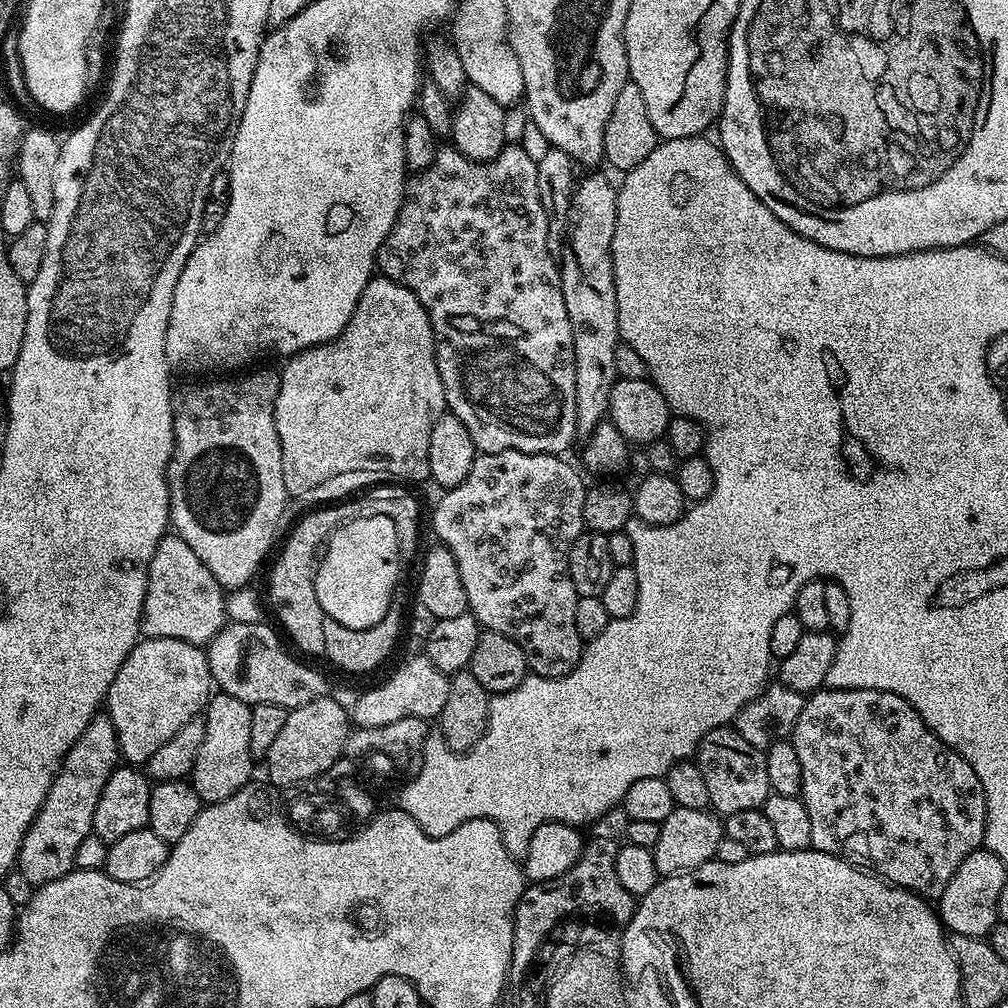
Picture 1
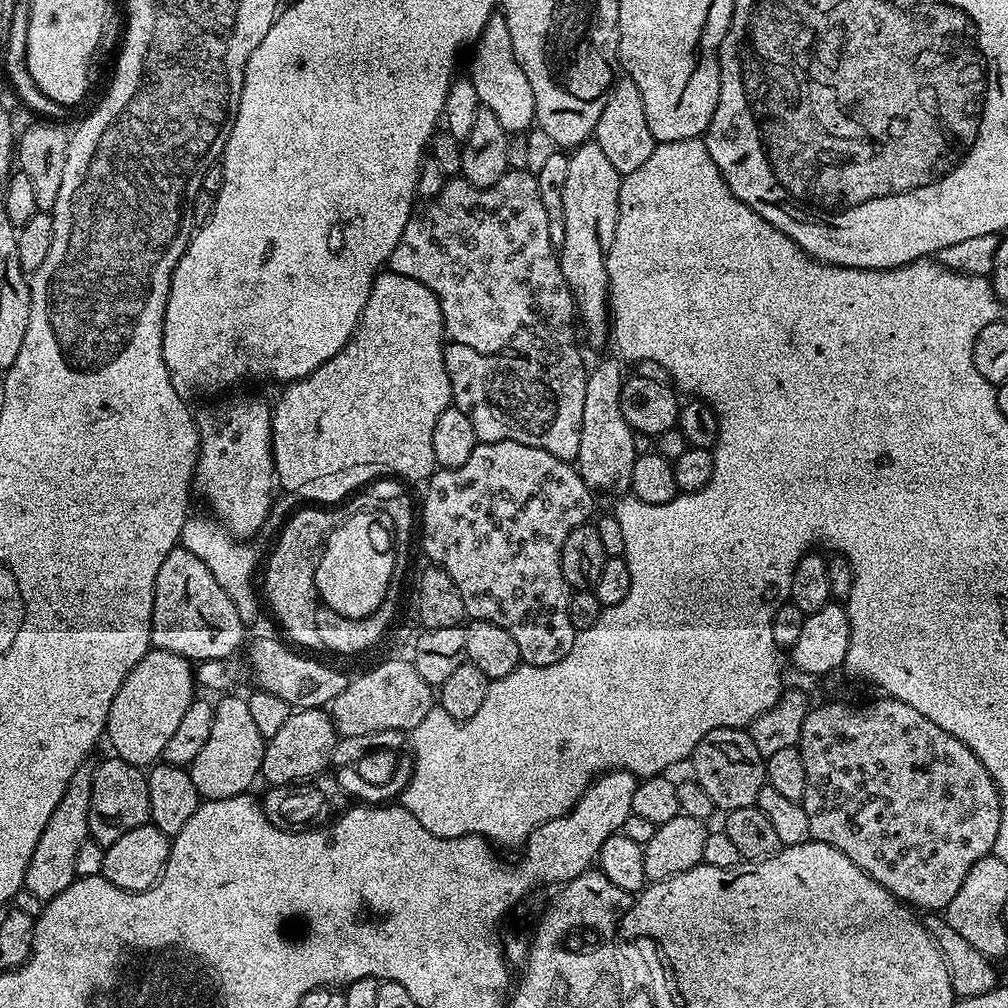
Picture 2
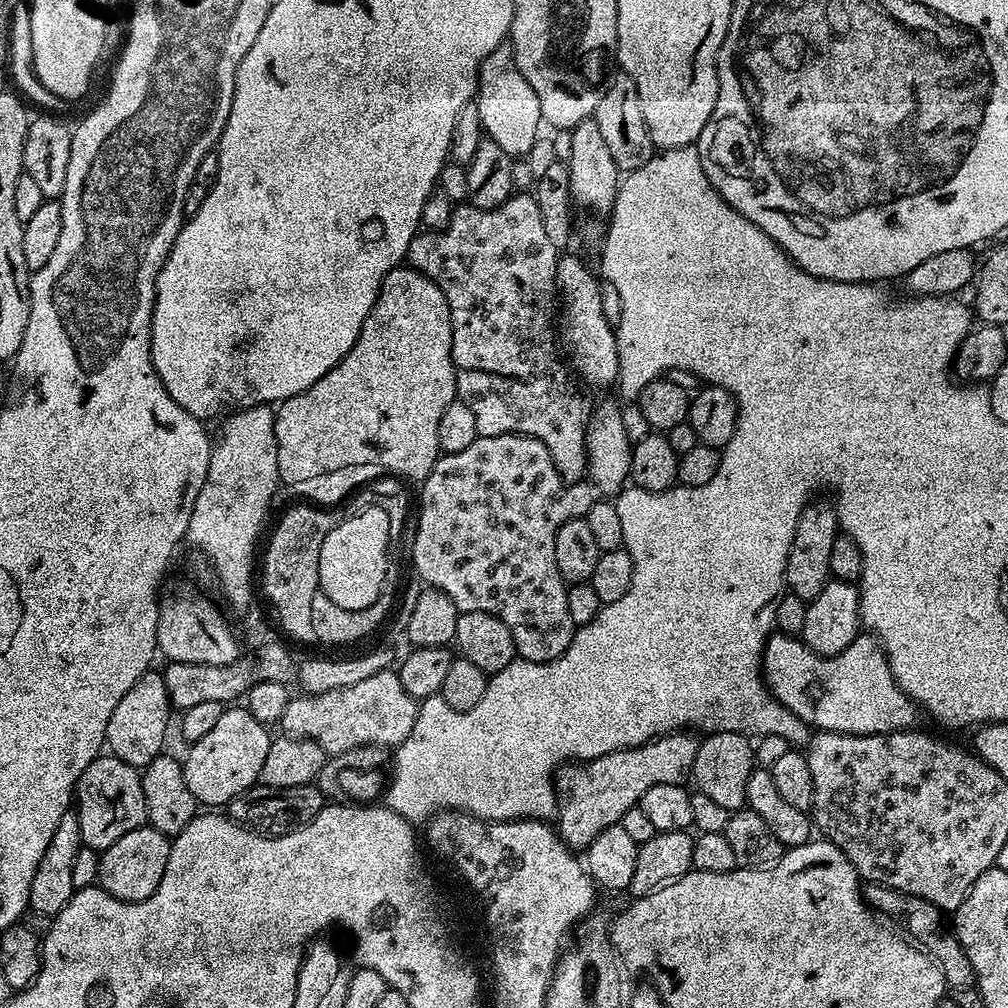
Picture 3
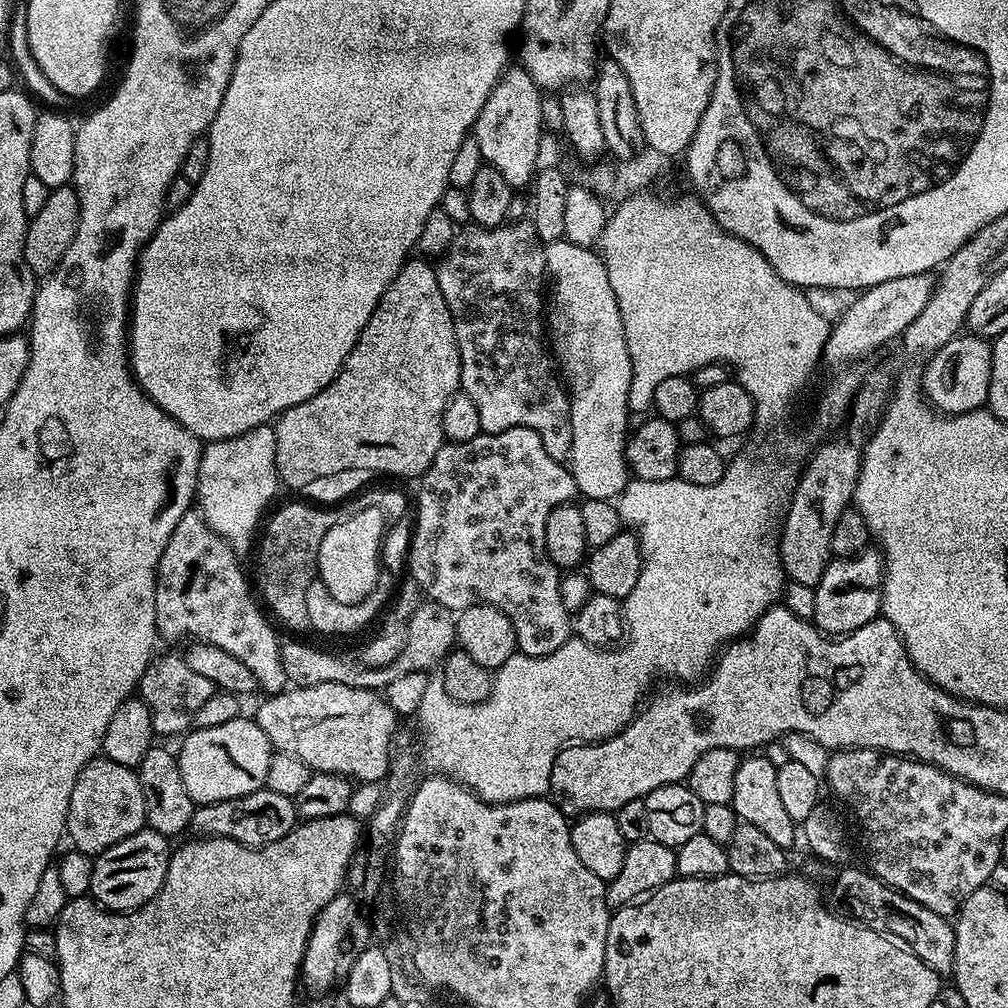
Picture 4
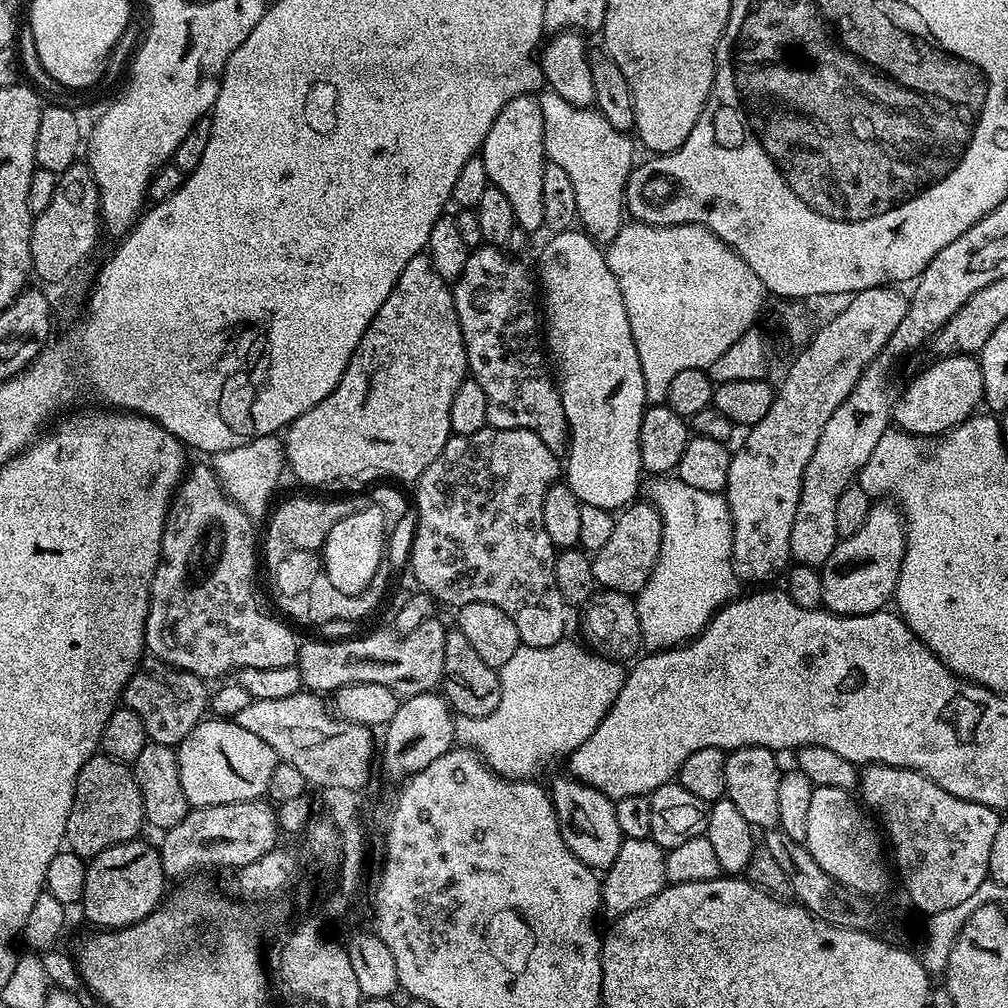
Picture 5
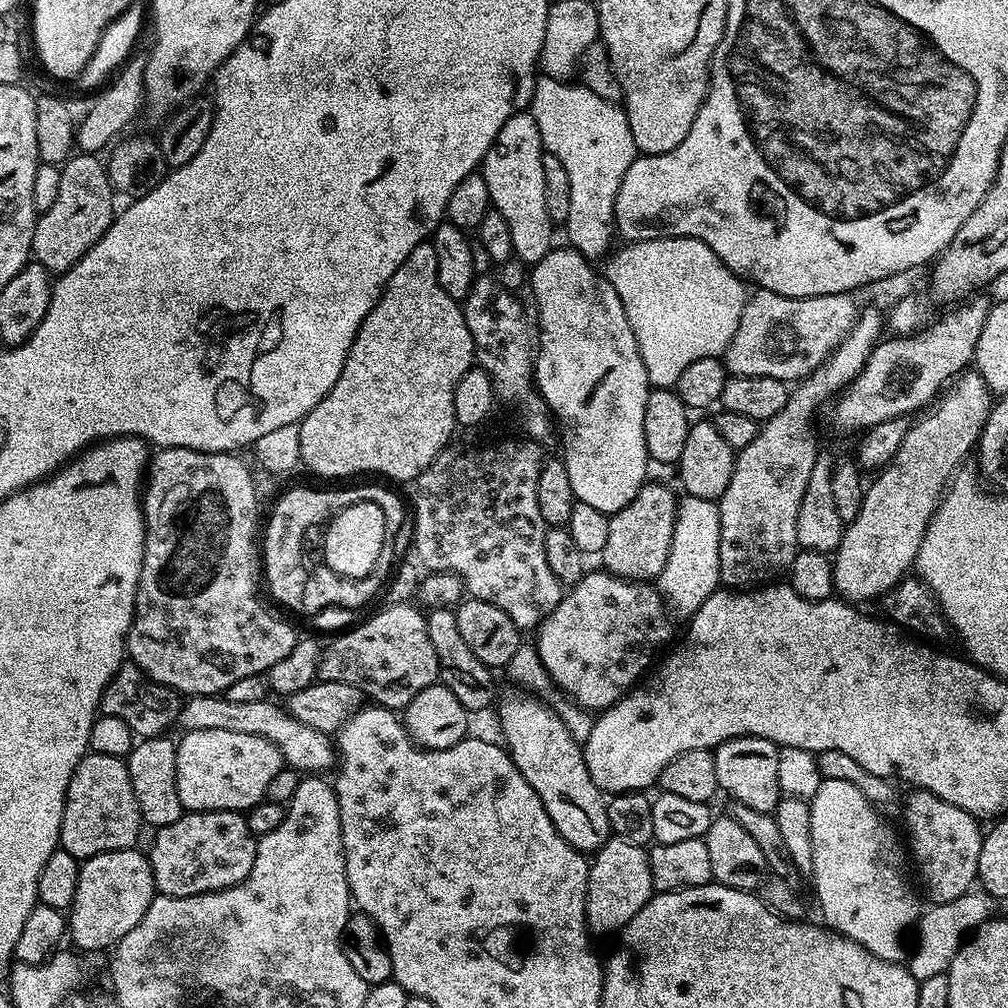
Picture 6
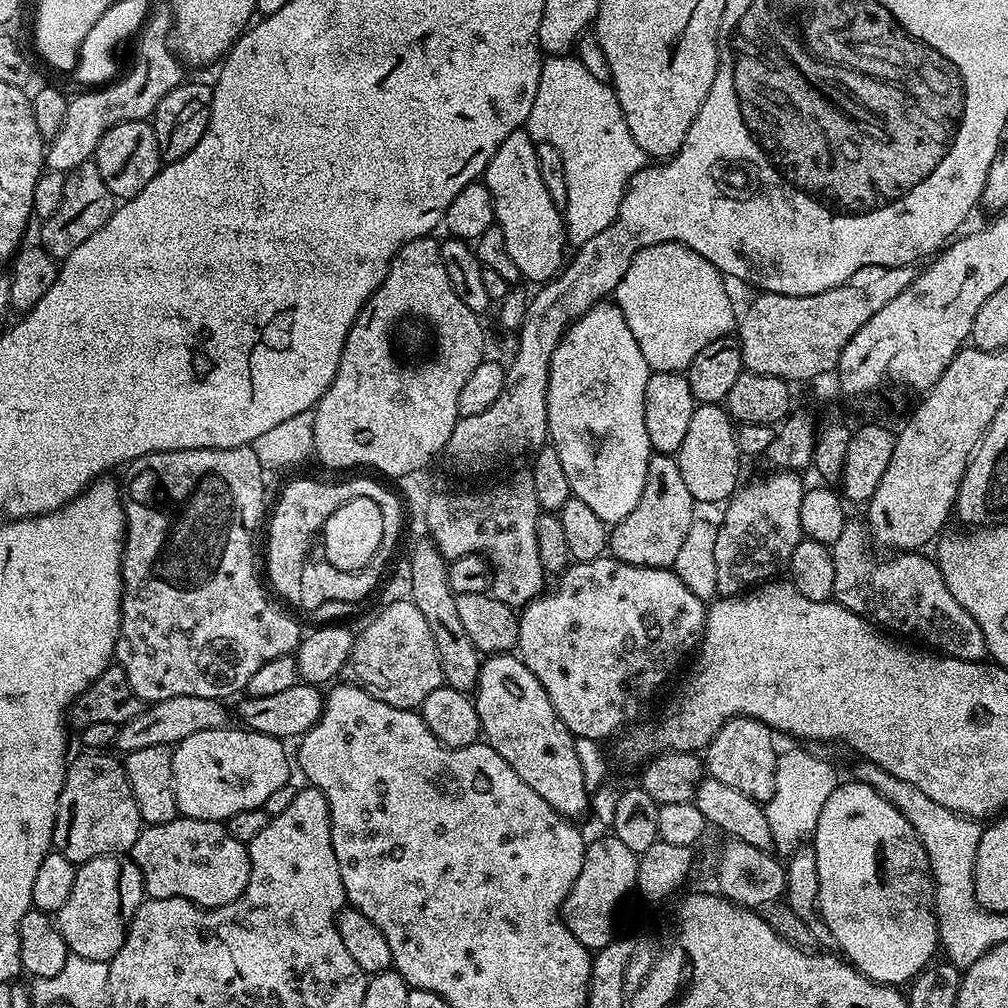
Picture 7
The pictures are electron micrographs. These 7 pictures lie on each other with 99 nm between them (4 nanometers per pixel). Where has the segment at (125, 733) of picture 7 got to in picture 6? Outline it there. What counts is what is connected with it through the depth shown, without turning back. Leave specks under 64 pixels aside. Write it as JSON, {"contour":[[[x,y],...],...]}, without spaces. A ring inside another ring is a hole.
{"contour":[[[227,695],[190,696],[183,701],[178,724],[184,732],[194,730],[234,730],[234,734],[254,734],[266,738],[280,752],[283,763],[301,774],[324,774],[337,763],[334,740],[327,732],[319,732],[294,718],[283,707],[265,698],[258,702],[230,702]]]}

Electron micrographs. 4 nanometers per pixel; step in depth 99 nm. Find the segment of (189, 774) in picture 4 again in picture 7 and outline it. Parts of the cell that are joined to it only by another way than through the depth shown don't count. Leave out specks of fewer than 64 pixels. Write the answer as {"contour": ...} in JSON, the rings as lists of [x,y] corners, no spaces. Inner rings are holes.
{"contour":[[[240,726],[190,734],[190,738],[175,745],[172,754],[179,815],[226,822],[242,810],[263,808],[274,790],[289,783],[288,756],[284,748],[285,741]]]}

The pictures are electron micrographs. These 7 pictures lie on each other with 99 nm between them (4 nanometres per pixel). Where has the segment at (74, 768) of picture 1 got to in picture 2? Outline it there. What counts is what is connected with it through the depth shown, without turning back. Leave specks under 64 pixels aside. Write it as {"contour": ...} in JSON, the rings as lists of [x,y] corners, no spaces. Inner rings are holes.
{"contour":[[[87,767],[79,768],[70,778],[66,786],[66,794],[62,794],[62,802],[54,806],[54,814],[50,814],[50,822],[46,822],[46,830],[42,830],[42,838],[38,838],[38,846],[34,846],[34,854],[30,854],[30,866],[26,866],[24,888],[30,890],[37,898],[44,901],[54,899],[66,886],[78,879],[74,870],[74,858],[78,858],[78,850],[82,842],[90,839],[88,835],[88,819],[90,818],[90,790],[92,789],[92,772]]]}

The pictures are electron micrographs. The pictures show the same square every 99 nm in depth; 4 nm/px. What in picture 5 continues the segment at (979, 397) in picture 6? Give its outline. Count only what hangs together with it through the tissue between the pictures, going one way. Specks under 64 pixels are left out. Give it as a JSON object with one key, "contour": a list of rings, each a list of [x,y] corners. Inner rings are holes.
{"contour":[[[888,502],[873,503],[866,522],[862,522],[862,530],[836,543],[834,554],[819,569],[823,607],[835,616],[865,616],[881,611],[887,605],[884,603],[896,595],[905,550],[904,518],[899,507]]]}

